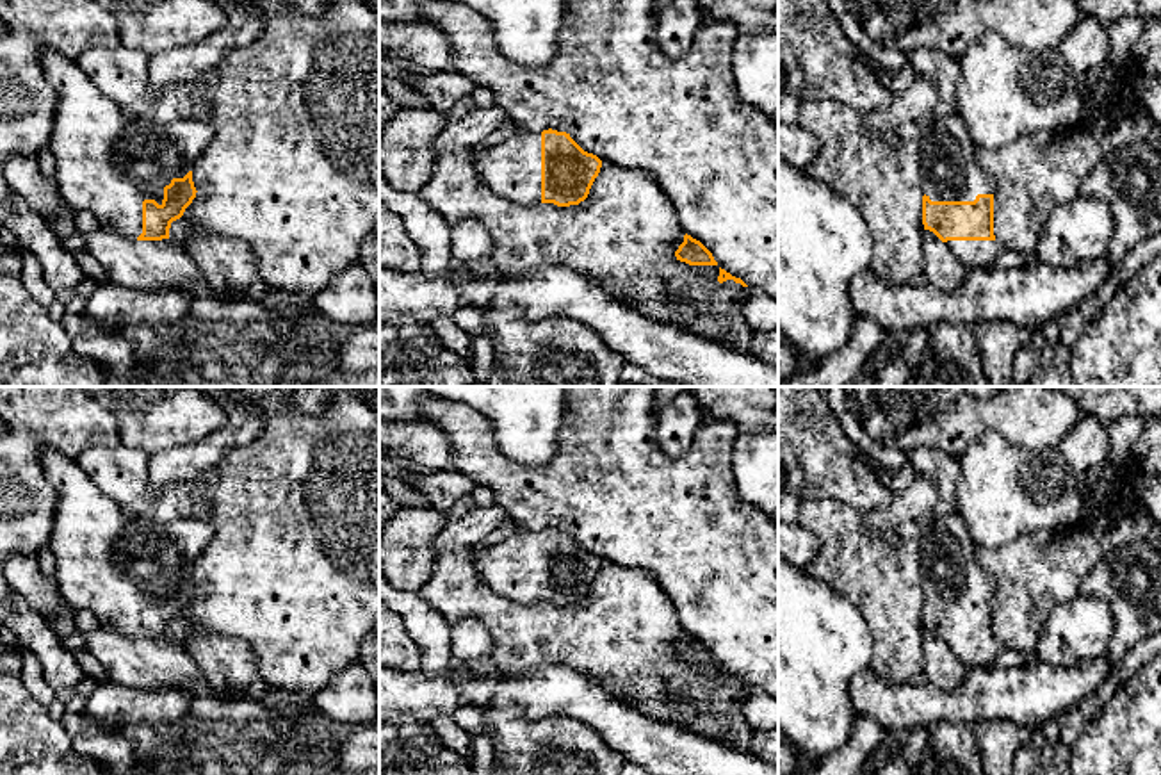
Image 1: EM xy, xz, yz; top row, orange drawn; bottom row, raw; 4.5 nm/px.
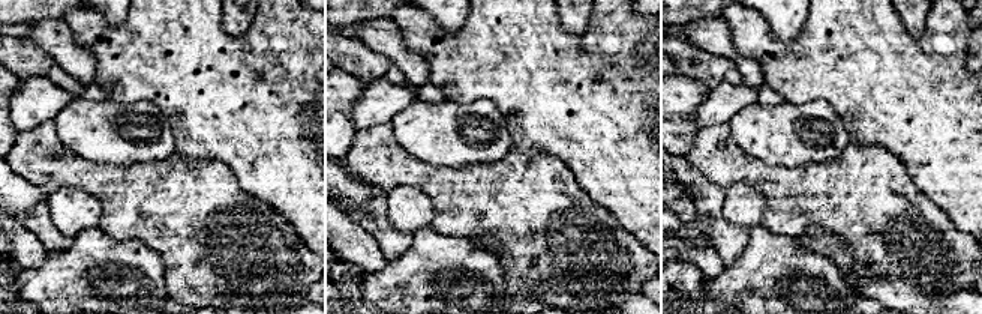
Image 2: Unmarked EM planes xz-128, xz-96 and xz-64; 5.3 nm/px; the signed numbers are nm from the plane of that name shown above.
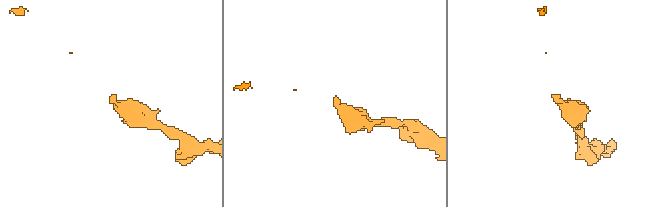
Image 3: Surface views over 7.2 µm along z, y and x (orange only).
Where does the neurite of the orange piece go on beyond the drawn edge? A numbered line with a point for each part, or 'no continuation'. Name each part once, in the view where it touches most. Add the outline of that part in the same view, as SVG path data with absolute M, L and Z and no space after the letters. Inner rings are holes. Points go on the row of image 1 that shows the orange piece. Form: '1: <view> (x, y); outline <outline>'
1: xy (107, 161); outline M46 48L45 78L57 93L55 125L48 144L55 159L59 192L71 210L91 210L105 228L130 239L142 233L142 201L162 205L164 187L192 171L198 155L214 137L215 125L199 119L157 123L134 116L85 75L77 61Z

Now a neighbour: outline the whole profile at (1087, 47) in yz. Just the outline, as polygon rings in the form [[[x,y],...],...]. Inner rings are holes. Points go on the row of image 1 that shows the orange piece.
[[[1086,14],[1063,37],[1063,41],[1058,45],[1058,50],[1084,89],[1088,73],[1093,69],[1104,69],[1108,66],[1109,37],[1106,27],[1097,16]]]

